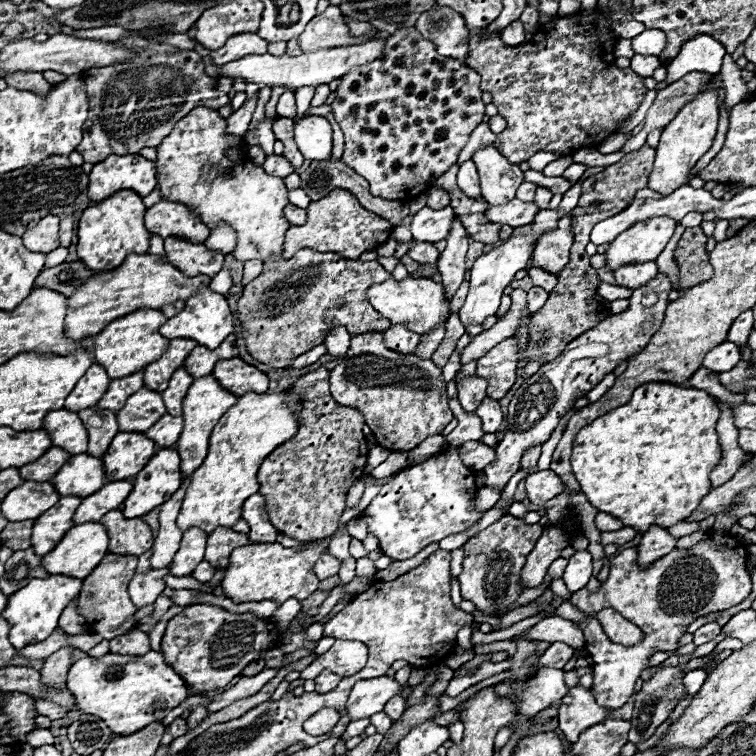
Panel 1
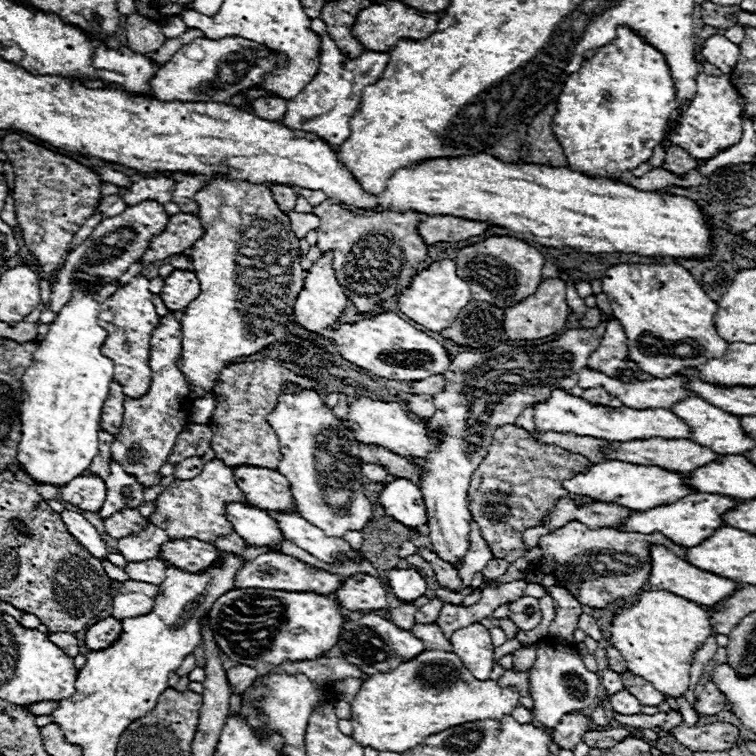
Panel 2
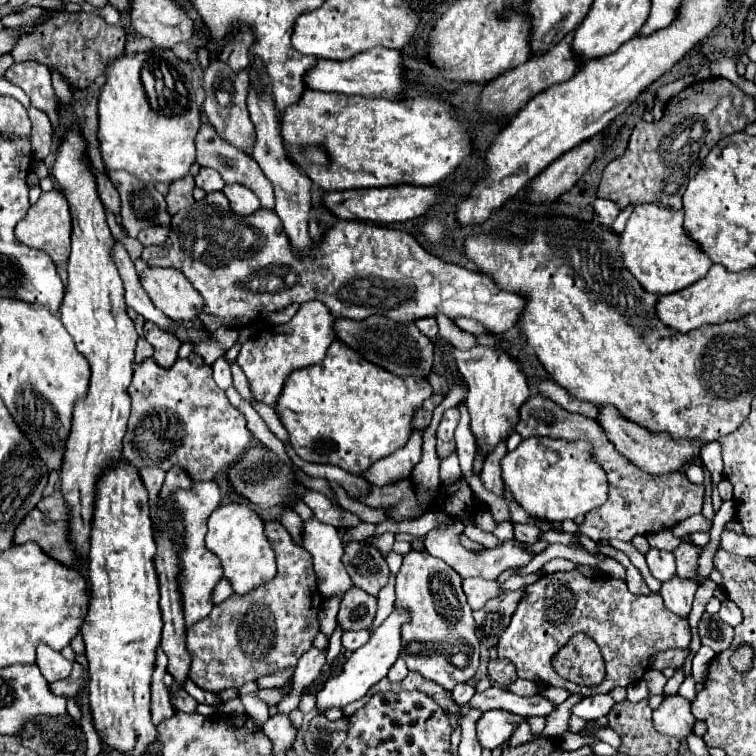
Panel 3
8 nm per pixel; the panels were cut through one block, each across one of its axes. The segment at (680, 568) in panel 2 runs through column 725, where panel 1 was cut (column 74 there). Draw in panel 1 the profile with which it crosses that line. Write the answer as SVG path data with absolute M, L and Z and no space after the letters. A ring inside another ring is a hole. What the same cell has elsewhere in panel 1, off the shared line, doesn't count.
M54 574L50 578L32 578L32 582L28 582L28 586L20 588L18 592L14 592L8 598L8 606L2 612L2 616L10 622L10 642L16 650L22 650L24 646L42 642L44 638L48 638L56 628L58 628L58 618L64 612L64 608L78 598L82 590L82 580L78 578L70 578L70 576L62 576L62 574Z

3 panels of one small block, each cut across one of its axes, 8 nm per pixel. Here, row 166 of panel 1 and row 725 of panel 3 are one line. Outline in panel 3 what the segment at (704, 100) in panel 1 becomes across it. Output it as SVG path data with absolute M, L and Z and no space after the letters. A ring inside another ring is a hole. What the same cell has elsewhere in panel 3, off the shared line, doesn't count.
M666 696L660 706L652 712L652 724L660 734L676 736L678 740L684 740L688 734L692 734L694 716L690 712L690 702L682 696Z

